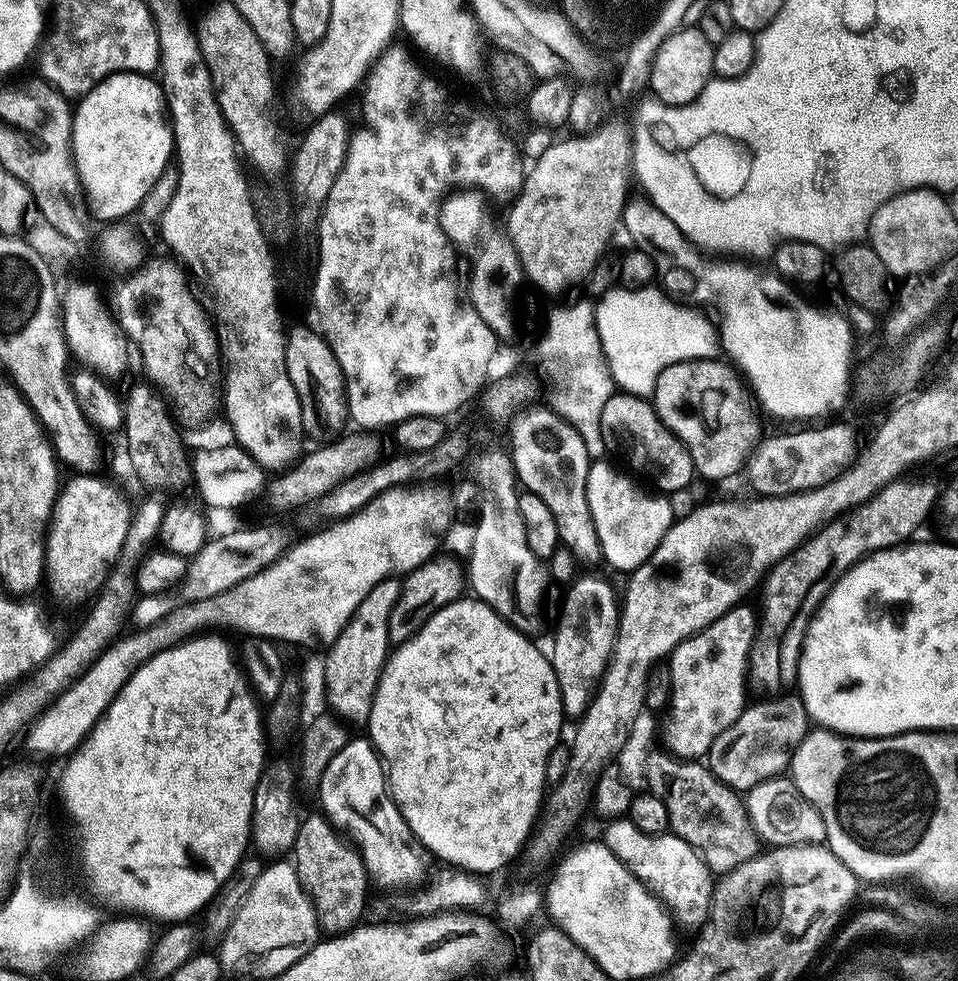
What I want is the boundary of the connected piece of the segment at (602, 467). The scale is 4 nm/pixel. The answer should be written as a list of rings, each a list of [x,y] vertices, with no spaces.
[[[593,459],[588,466],[586,474],[586,502],[590,502],[590,514],[594,518],[594,530],[598,530],[600,555],[605,561],[609,560],[618,571],[623,574],[632,573],[635,568],[642,566],[654,554],[654,550],[668,533],[668,527],[674,522],[672,504],[667,495],[655,494],[651,496],[643,492],[627,471],[619,472],[612,464],[607,464],[607,459]]]

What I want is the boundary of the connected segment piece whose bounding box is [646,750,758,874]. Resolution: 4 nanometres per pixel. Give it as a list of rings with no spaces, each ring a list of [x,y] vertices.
[[[652,750],[649,754],[646,765],[648,788],[658,789],[666,806],[669,829],[703,858],[709,873],[732,872],[756,857],[758,837],[741,793],[727,788],[703,763],[685,762],[670,754],[663,755],[658,750]]]

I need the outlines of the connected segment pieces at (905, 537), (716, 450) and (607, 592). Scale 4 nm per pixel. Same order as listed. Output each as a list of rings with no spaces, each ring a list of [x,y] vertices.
[[[897,478],[893,480],[892,483],[886,485],[881,492],[875,492],[875,494],[873,494],[865,504],[859,504],[856,508],[849,508],[848,511],[840,513],[836,519],[829,520],[823,526],[817,528],[816,531],[804,541],[804,543],[798,545],[797,548],[795,548],[795,550],[786,558],[782,558],[778,561],[778,563],[772,567],[771,572],[764,577],[762,581],[762,591],[759,593],[759,596],[761,596],[760,610],[758,608],[758,619],[756,621],[756,636],[753,637],[752,648],[748,651],[748,672],[750,673],[751,679],[753,676],[753,678],[756,679],[766,691],[768,691],[768,694],[783,693],[785,690],[791,689],[788,688],[791,684],[793,687],[793,685],[797,683],[796,667],[800,664],[800,648],[804,645],[804,631],[808,628],[808,621],[811,620],[813,611],[822,596],[822,587],[820,588],[820,584],[824,584],[823,586],[831,585],[838,577],[840,577],[840,575],[842,575],[842,573],[848,571],[849,568],[853,568],[856,563],[864,559],[865,556],[870,555],[872,552],[881,552],[884,548],[894,548],[903,545],[905,542],[911,541],[913,537],[915,537],[912,535],[914,535],[915,532],[927,522],[927,520],[930,520],[930,517],[933,515],[934,509],[938,503],[938,487],[936,488],[935,482],[932,480],[904,479],[906,478]]]
[[[720,358],[666,366],[657,376],[650,403],[660,421],[688,447],[693,469],[708,480],[724,480],[739,468],[741,471],[762,439],[761,413],[754,407],[741,373]]]
[[[598,576],[577,577],[569,585],[562,612],[556,626],[550,659],[558,678],[560,701],[565,717],[576,720],[588,708],[593,691],[599,687],[611,660],[619,624],[618,596],[613,588]]]

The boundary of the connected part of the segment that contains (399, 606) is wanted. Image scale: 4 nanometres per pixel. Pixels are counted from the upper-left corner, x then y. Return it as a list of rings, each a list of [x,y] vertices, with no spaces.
[[[437,554],[403,577],[398,602],[394,602],[394,610],[390,610],[390,626],[388,627],[389,645],[405,644],[410,637],[421,628],[440,608],[453,604],[466,592],[466,568],[452,556]]]

